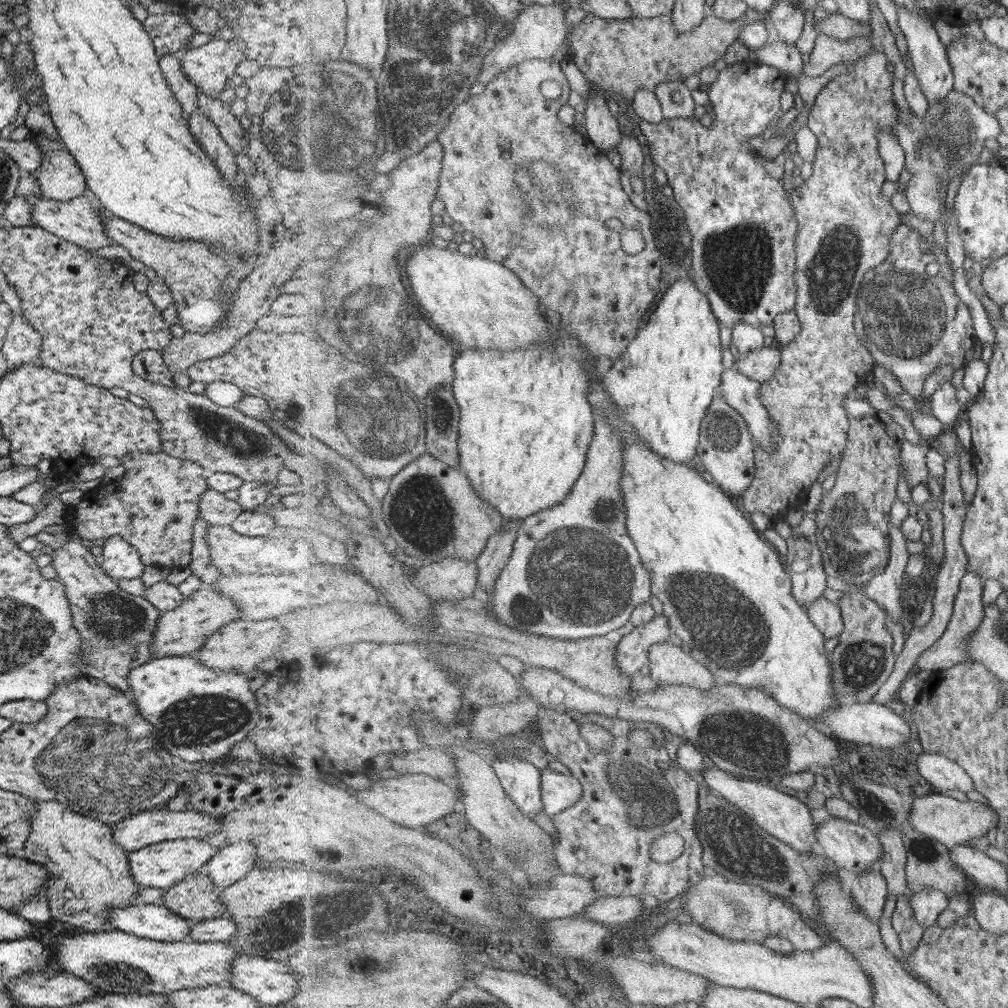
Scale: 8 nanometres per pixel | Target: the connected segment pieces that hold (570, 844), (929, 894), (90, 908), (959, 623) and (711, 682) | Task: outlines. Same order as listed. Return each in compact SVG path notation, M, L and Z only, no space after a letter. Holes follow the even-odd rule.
M546 709L539 720L543 731L542 740L548 753L567 766L571 774L584 786L584 795L575 806L551 816L557 829L556 839L551 836L551 842L554 842L554 853L557 855L562 874L577 874L592 880L601 897L650 894L661 900L664 905L681 898L685 890L691 890L696 882L704 881L704 877L711 872L705 872L704 848L695 832L695 818L699 810L699 782L693 779L689 770L684 770L683 766L669 758L669 752L665 748L663 726L649 722L636 723L627 717L587 716L575 710L569 712ZM585 722L593 722L613 734L613 748L610 751L595 753L591 749L589 742L581 735L581 726ZM639 729L649 730L653 734L653 747L641 749L633 745L631 732ZM672 832L683 838L683 853L674 861L655 862L655 858L651 858L651 841Z
M926 888L921 892L913 892L911 895L916 919L925 928L933 926L941 914L950 906L950 896L935 888Z
M34 799L34 813L29 819L29 835L23 843L23 859L37 863L39 866L46 868L48 870L48 886L52 889L45 894L49 902L50 907L50 918L59 920L61 922L67 922L69 926L75 926L77 928L83 928L86 932L92 932L93 930L114 930L108 923L108 912L110 908L123 908L124 906L131 906L138 904L136 894L140 890L140 886L134 881L132 874L130 873L130 868L128 865L128 852L122 849L115 841L113 841L113 836L111 836L111 825L101 823L100 821L92 820L92 818L87 818L73 812L71 809L67 808L64 804L57 802L56 800L36 800Z
M969 573L962 578L960 591L957 593L954 613L944 635L933 646L922 652L914 664L912 675L920 670L940 671L954 667L965 661L973 661L968 654L970 636L981 626L986 612L984 609L984 585L985 582L979 573Z
M659 642L651 646L649 652L649 676L661 687L685 685L711 691L717 685L714 671L687 652L683 645Z

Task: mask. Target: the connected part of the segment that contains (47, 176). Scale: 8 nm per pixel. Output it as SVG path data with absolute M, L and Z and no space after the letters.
M43 130L29 132L29 140L33 141L42 150L42 161L39 168L34 172L40 188L39 196L55 201L69 201L73 198L81 197L85 190L86 182L84 176L73 160L73 157L63 148L58 141L51 141L45 137Z

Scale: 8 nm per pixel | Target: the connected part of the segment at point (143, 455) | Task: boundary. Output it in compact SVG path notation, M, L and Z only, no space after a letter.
M136 450L119 460L123 462L123 476L83 493L79 504L67 507L64 524L81 539L106 539L118 534L137 549L144 566L187 567L199 496L207 489L206 471L162 450L153 453Z

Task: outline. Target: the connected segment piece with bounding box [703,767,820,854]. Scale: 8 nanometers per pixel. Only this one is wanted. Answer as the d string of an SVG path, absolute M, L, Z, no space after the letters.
M717 767L703 772L703 778L711 790L738 805L748 815L751 815L753 820L765 831L792 846L797 852L806 854L819 851L816 823L818 813L810 809L807 803L799 800L799 798L780 792L773 786L773 783L742 778Z

